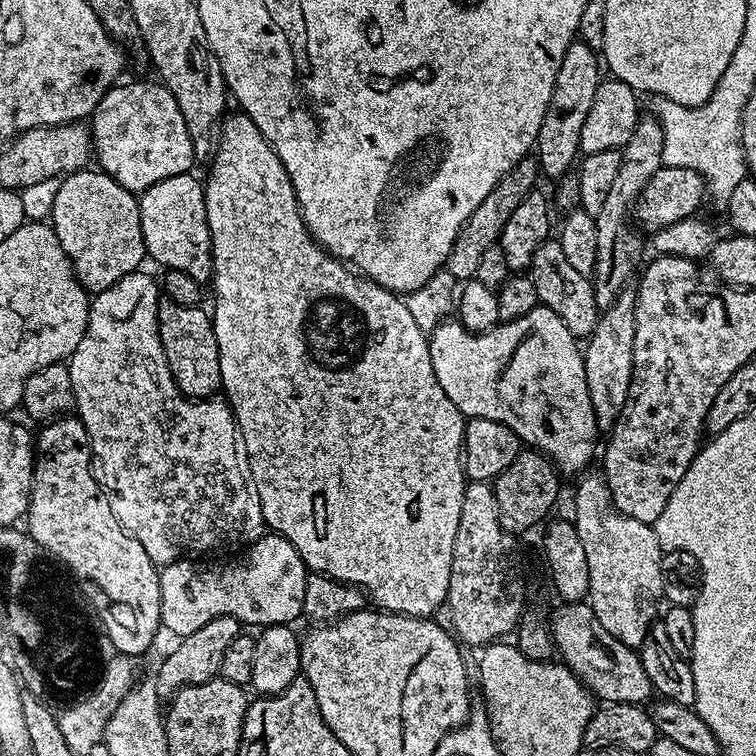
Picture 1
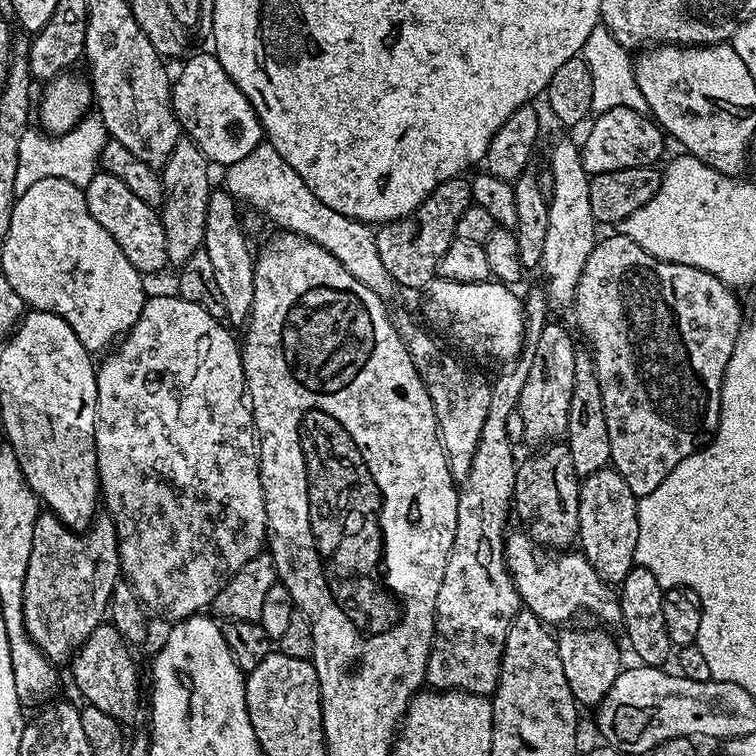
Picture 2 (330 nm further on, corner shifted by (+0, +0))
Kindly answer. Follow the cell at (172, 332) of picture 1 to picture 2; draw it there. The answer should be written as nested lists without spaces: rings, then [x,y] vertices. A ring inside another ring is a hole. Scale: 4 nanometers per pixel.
[[[181,138],[174,146],[170,158],[164,163],[164,206],[159,209],[160,221],[166,234],[166,254],[172,266],[185,264],[190,254],[204,247],[206,230],[206,206],[214,184],[208,177],[210,162],[202,154],[198,145],[187,138]]]

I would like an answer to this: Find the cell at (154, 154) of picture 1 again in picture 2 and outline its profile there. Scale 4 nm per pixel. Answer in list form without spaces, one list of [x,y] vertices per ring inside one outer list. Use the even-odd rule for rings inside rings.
[[[211,51],[195,52],[183,61],[184,69],[177,76],[175,73],[172,108],[187,139],[199,146],[204,157],[213,165],[227,166],[246,158],[262,143],[260,119],[216,55]]]

